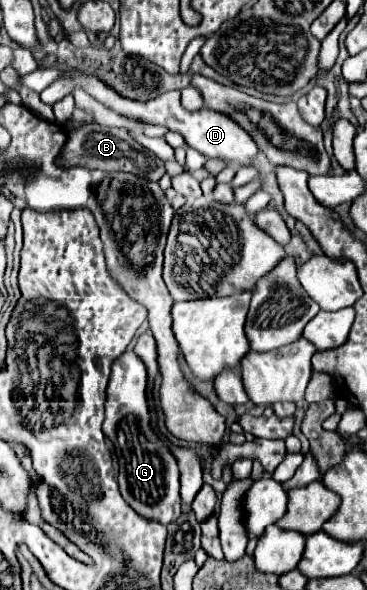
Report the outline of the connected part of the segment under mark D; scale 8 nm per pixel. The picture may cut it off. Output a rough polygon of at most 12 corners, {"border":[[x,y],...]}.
{"border":[[69,69],[41,101],[75,85],[125,117],[181,133],[205,157],[249,165],[257,145],[231,117],[183,109],[179,91],[147,103]]}

